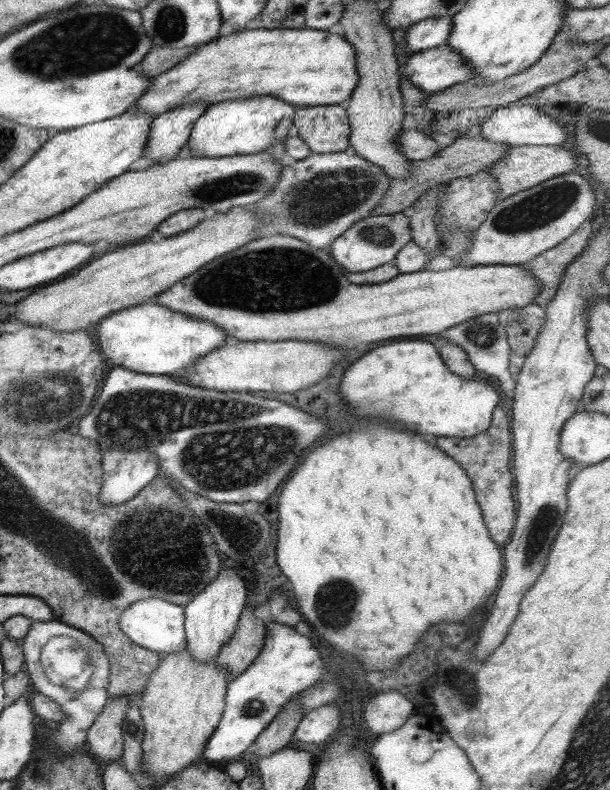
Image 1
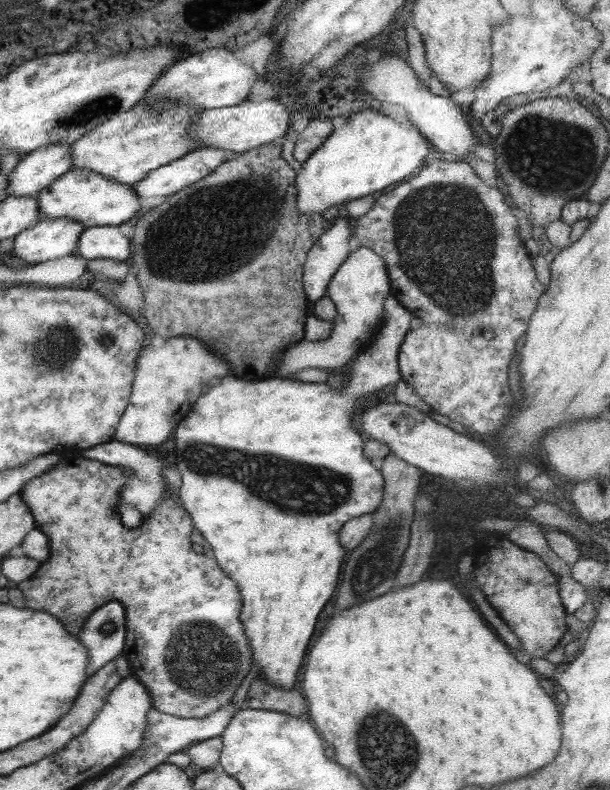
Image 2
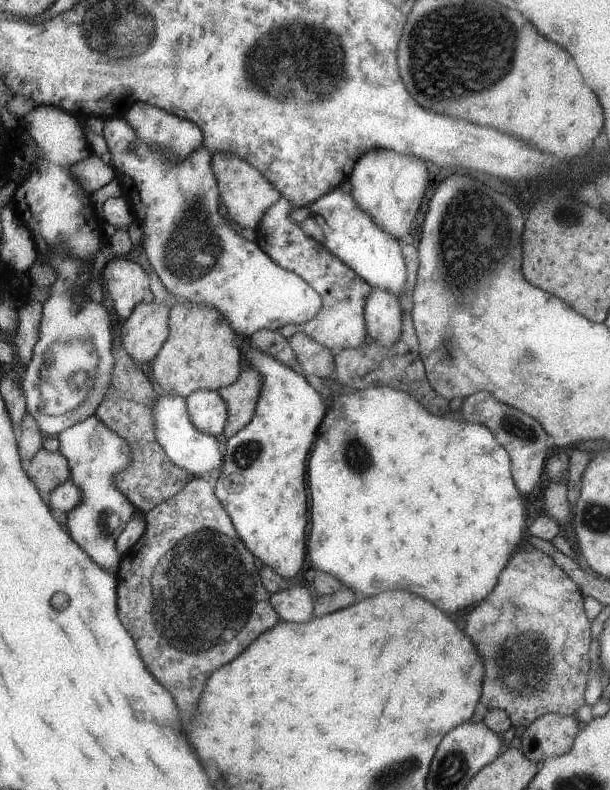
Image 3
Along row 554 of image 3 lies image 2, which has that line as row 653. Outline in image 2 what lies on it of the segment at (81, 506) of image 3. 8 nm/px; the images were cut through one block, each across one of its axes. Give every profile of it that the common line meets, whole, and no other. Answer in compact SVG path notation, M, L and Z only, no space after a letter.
M110 600L96 608L85 619L77 638L85 647L88 656L87 678L106 662L122 654L127 632L125 621L126 610L116 600Z

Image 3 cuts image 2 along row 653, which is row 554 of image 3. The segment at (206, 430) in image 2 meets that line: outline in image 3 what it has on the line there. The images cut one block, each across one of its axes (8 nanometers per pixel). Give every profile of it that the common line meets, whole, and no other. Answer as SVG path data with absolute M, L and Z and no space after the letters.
M240 340L239 347L241 348L241 356L244 362L247 363L247 368L254 368L255 372L261 376L261 388L259 388L259 396L257 396L257 402L255 404L253 418L249 420L239 432L235 432L233 436L229 436L225 442L225 454L223 456L223 462L221 462L219 477L215 482L214 495L217 497L217 500L221 502L227 516L231 519L233 526L235 527L237 536L240 538L240 541L245 545L245 548L255 557L259 558L264 565L269 566L273 569L275 574L281 576L281 578L291 579L305 560L305 526L307 526L307 506L305 505L305 484L303 484L303 472L306 472L306 462L307 455L313 447L313 436L315 436L315 430L317 426L321 424L323 416L325 416L325 411L327 407L323 403L323 400L320 398L320 394L317 393L301 376L301 374L295 372L291 367L277 362L275 358L259 352L257 348L251 348L251 344L243 342Z

